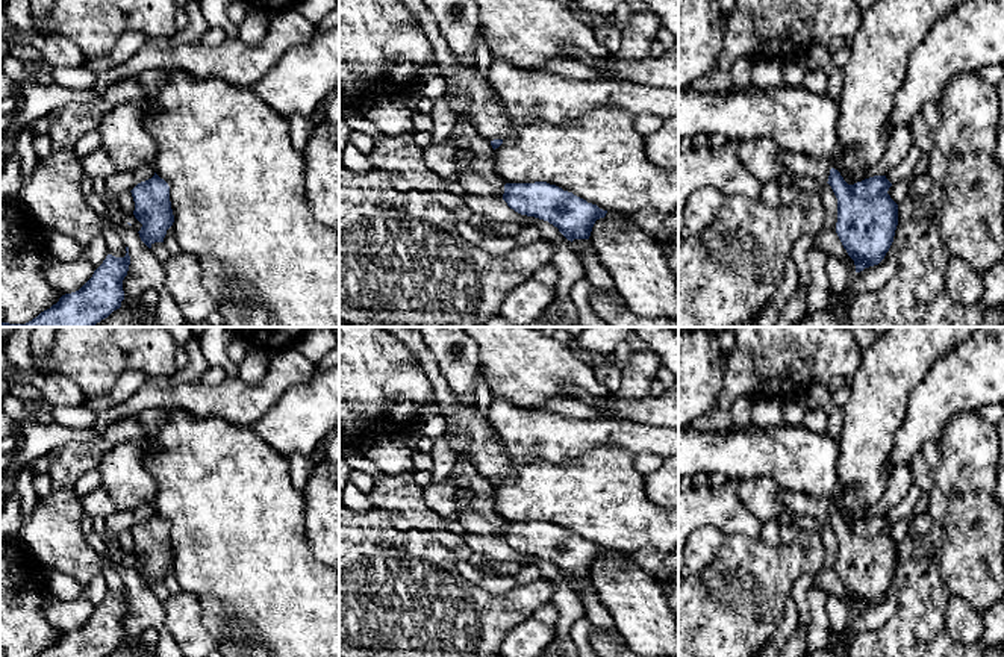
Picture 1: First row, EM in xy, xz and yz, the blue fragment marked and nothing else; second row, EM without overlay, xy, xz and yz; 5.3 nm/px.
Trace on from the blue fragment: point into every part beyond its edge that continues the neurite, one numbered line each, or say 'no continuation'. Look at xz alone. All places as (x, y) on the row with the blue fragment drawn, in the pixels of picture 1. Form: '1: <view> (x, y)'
1: xz (486, 112)

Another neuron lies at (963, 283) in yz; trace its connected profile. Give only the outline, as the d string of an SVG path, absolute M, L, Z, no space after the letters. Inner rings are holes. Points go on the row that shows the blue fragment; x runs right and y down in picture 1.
M951 256L945 268L945 289L951 298L963 306L978 304L983 300L986 280L966 260Z

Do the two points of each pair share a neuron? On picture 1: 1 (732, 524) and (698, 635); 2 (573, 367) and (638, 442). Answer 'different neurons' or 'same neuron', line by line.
1: different neurons
2: different neurons

